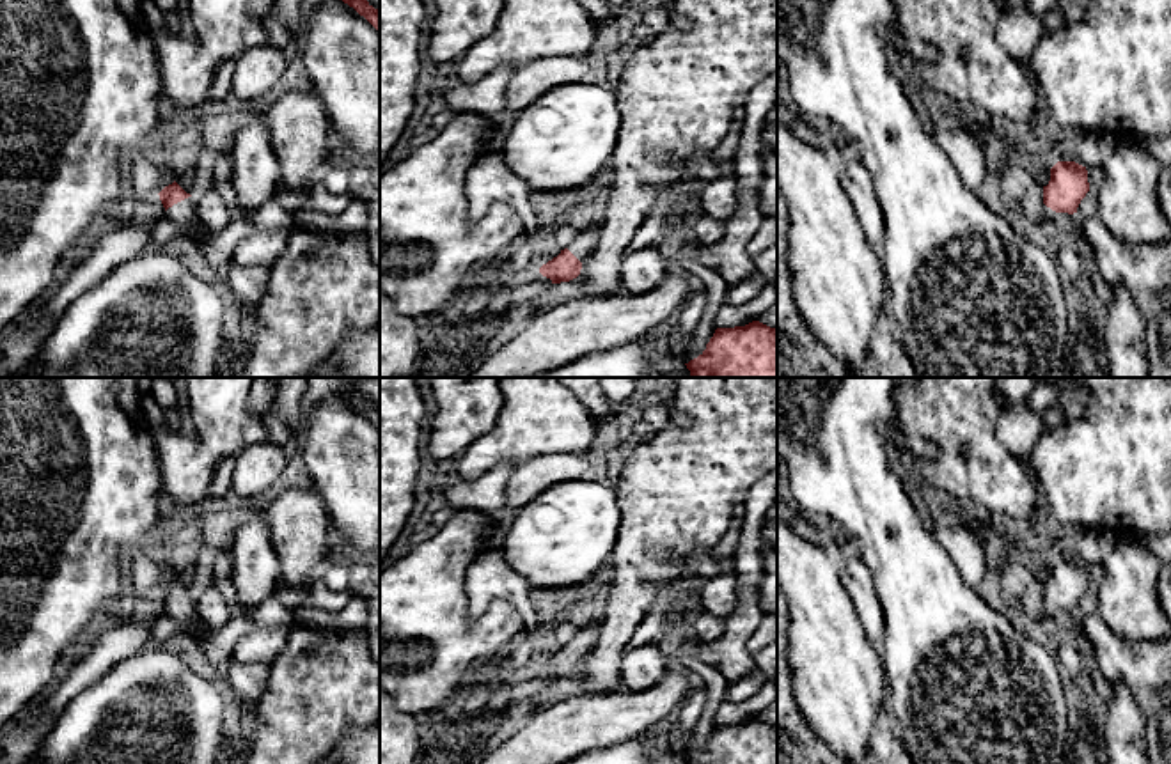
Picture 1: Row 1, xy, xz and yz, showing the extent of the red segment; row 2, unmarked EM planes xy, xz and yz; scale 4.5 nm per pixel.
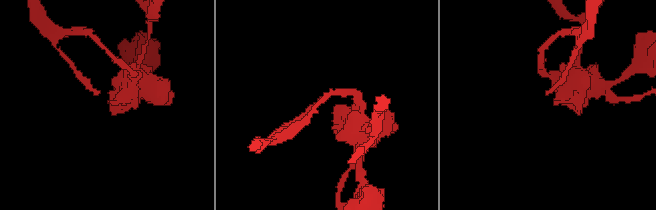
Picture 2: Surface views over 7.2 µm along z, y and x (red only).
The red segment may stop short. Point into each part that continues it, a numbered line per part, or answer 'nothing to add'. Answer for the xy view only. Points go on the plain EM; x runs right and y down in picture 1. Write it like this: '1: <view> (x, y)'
1: xy (183, 610)

